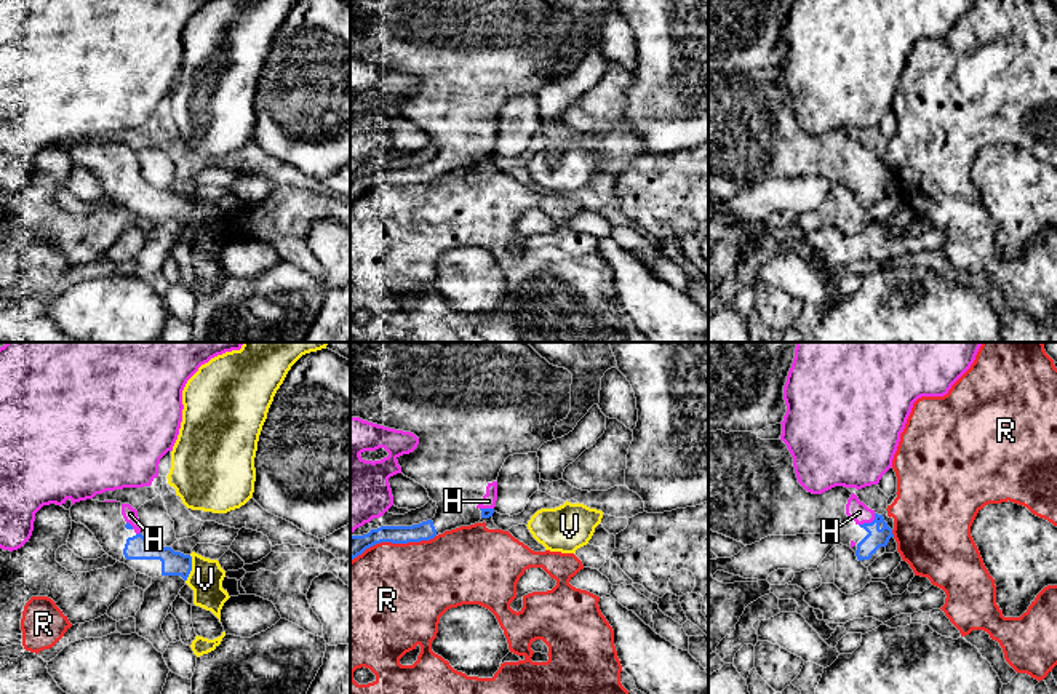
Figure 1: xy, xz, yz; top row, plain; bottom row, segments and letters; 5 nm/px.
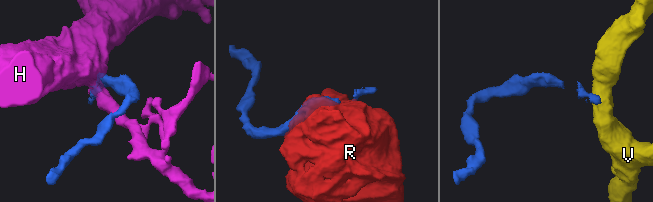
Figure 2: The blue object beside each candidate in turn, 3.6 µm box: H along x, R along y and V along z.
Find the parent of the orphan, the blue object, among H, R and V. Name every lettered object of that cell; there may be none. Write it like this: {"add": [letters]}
{"add": ["H"]}

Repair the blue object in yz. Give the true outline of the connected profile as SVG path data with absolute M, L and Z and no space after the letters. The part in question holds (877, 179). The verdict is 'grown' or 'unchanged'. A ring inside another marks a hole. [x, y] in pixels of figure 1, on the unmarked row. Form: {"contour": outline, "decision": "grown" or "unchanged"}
{"contour": "M854 134L848 141L846 157L868 174L857 185L856 198L859 203L870 201L880 189L886 189L889 181L894 179L892 171L887 168L883 157L868 150Z", "decision": "grown"}

